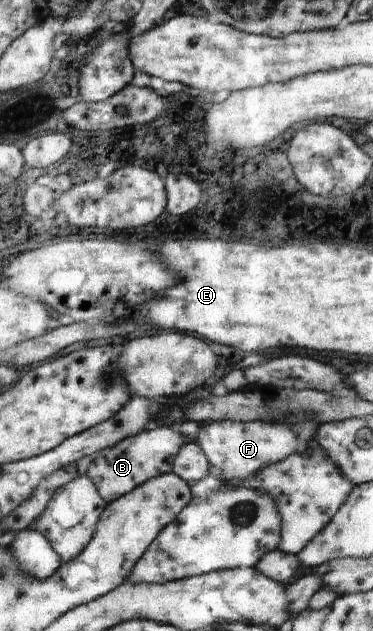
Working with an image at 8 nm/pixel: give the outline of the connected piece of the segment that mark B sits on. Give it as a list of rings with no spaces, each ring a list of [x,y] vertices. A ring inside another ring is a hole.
[[[168,422],[166,426],[150,426],[138,436],[127,438],[115,447],[102,450],[95,458],[86,474],[95,480],[103,497],[109,502],[116,502],[124,495],[135,491],[148,479],[172,473],[174,471],[175,456],[190,439],[178,432],[176,424]]]

